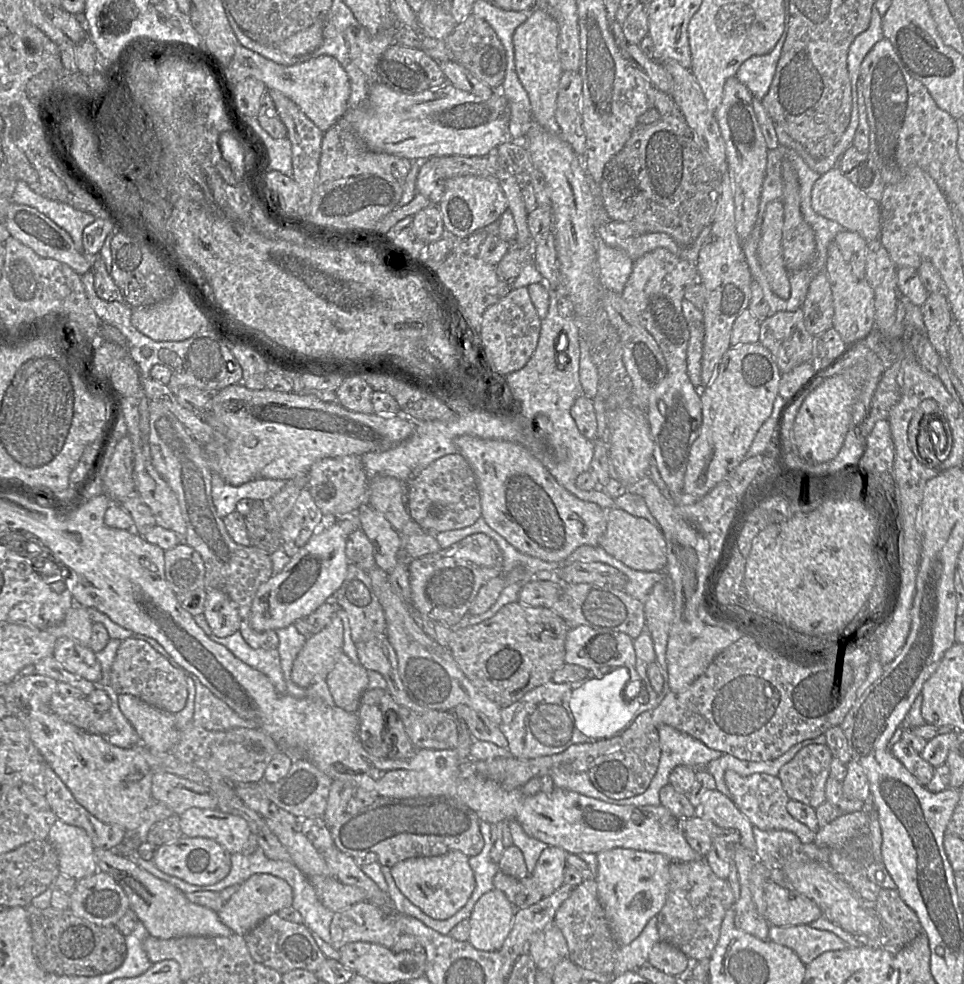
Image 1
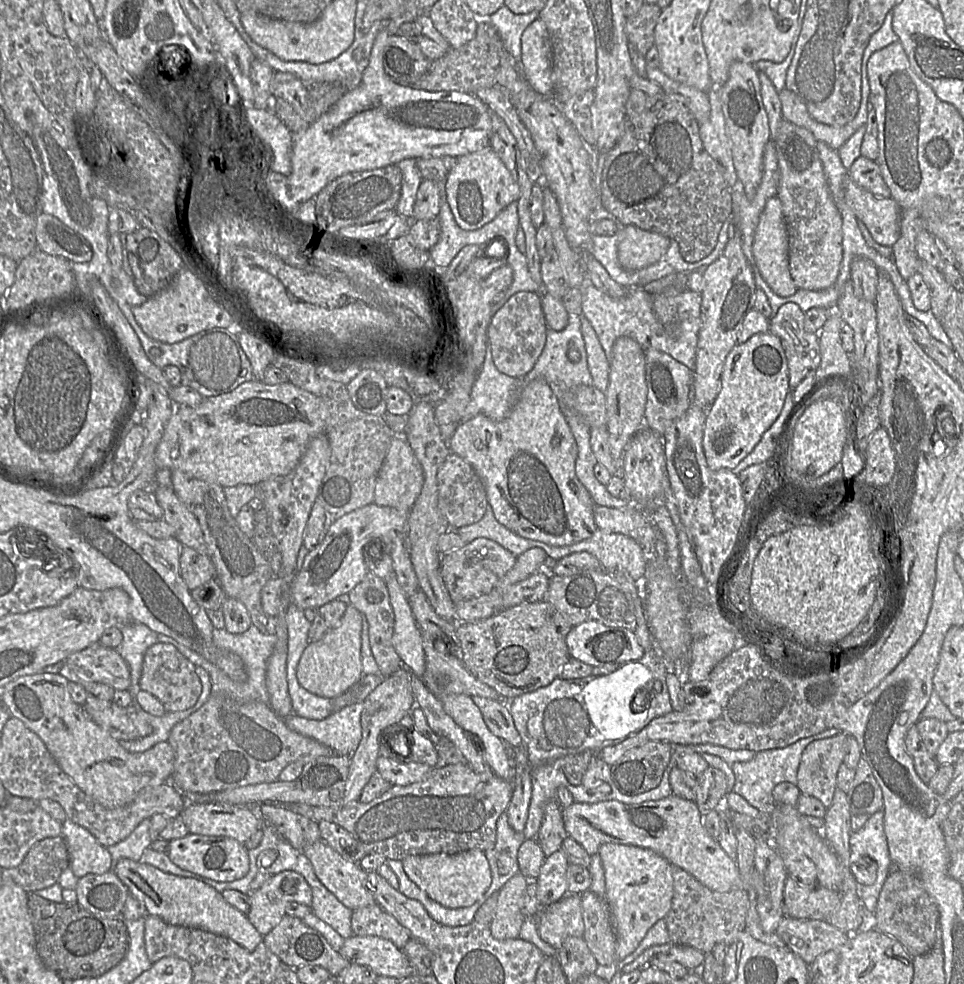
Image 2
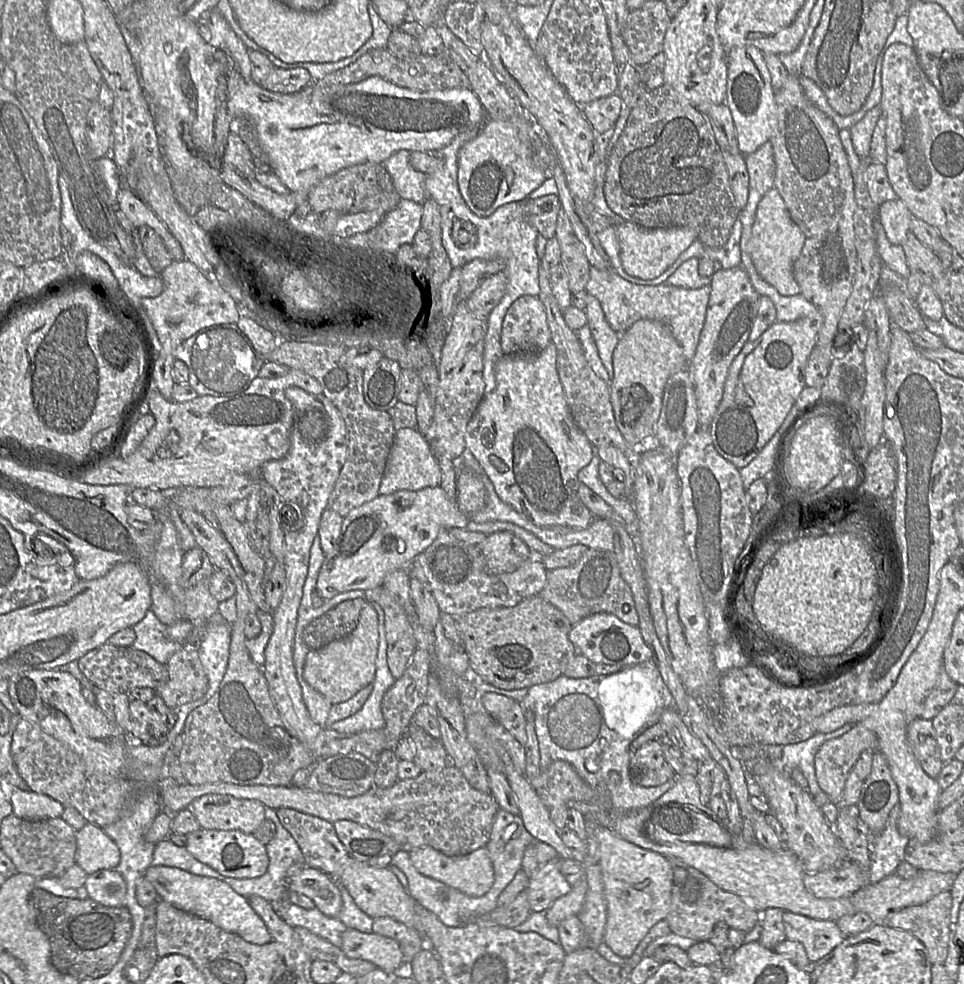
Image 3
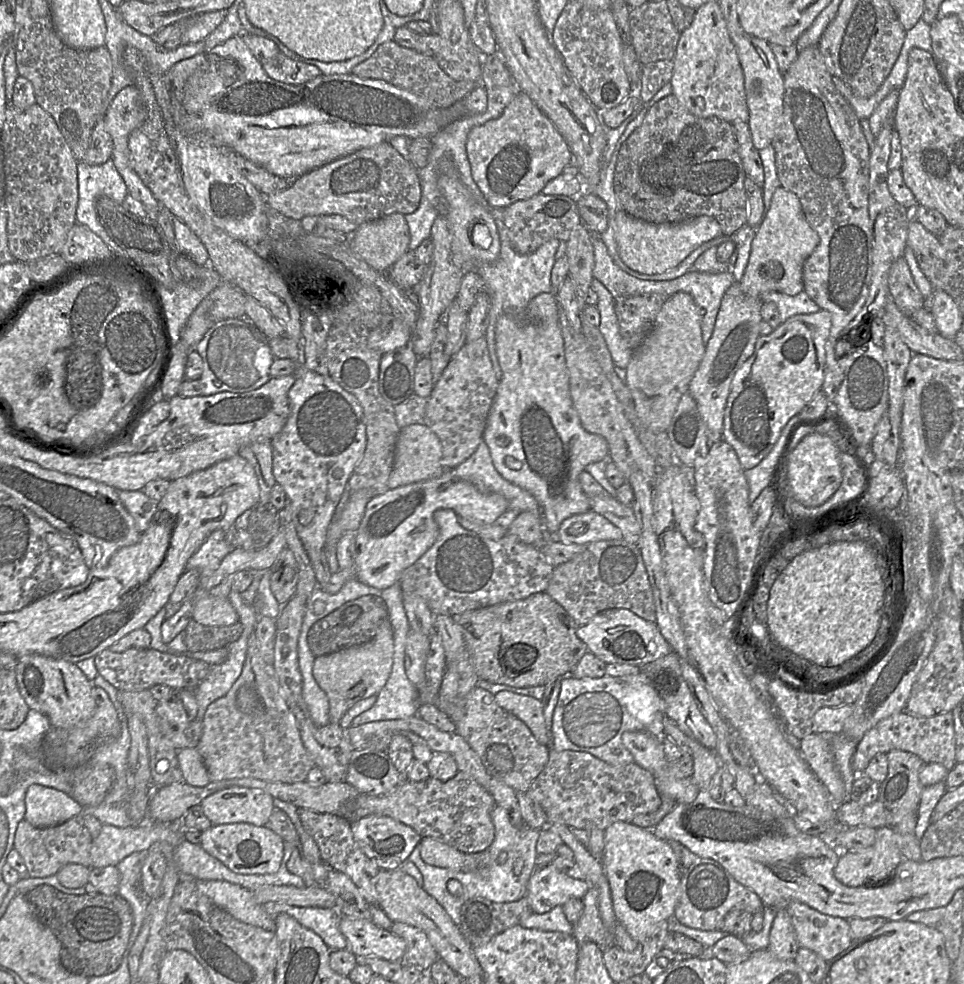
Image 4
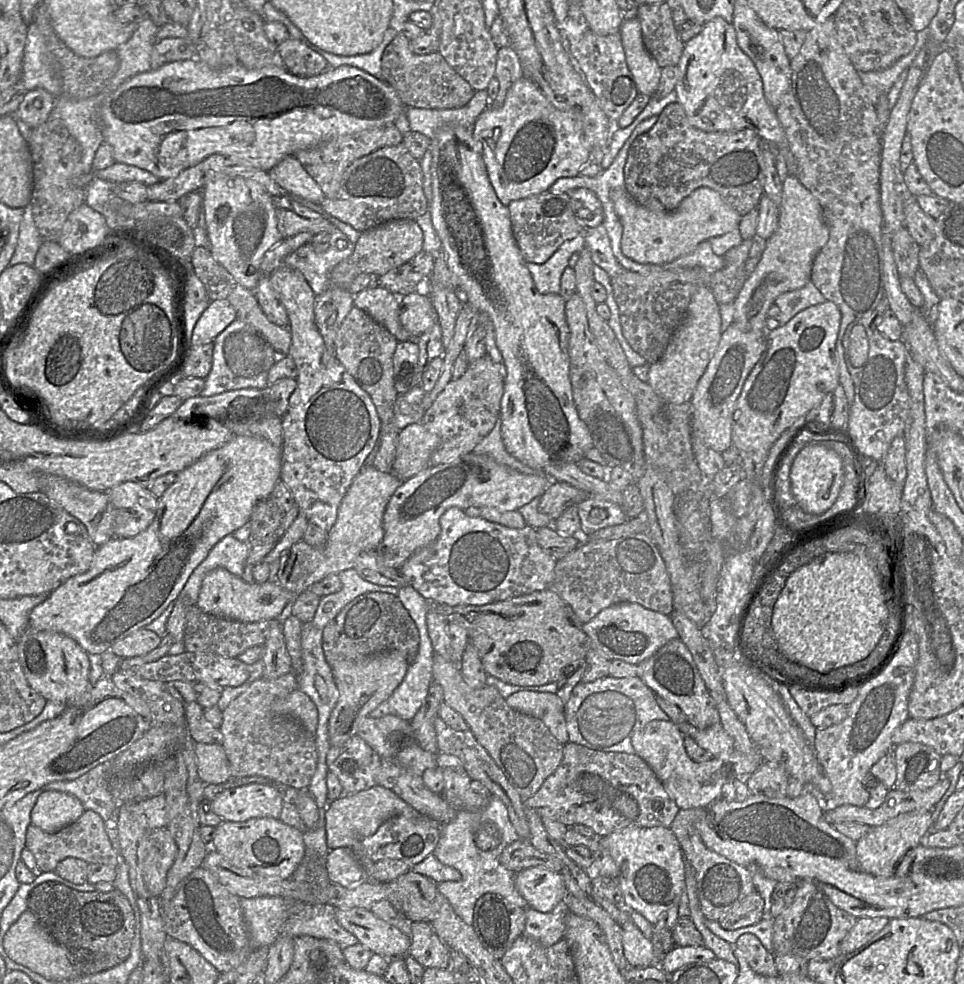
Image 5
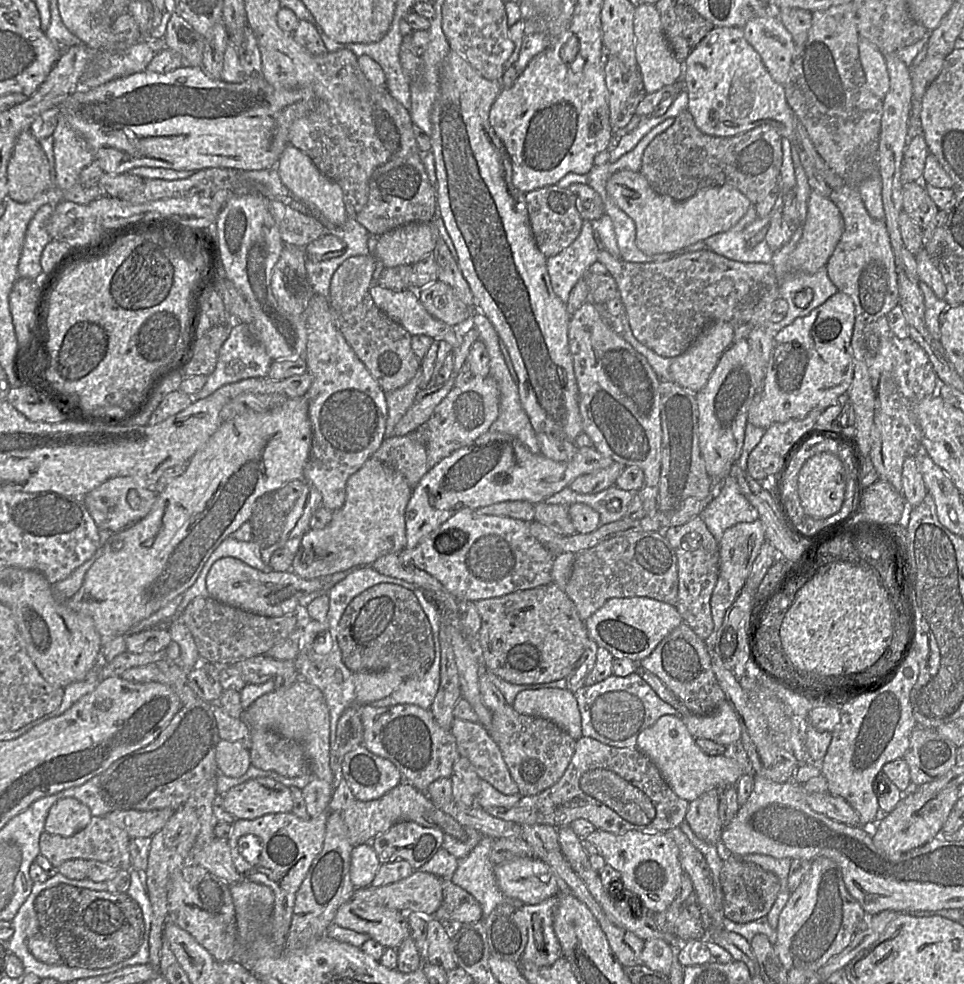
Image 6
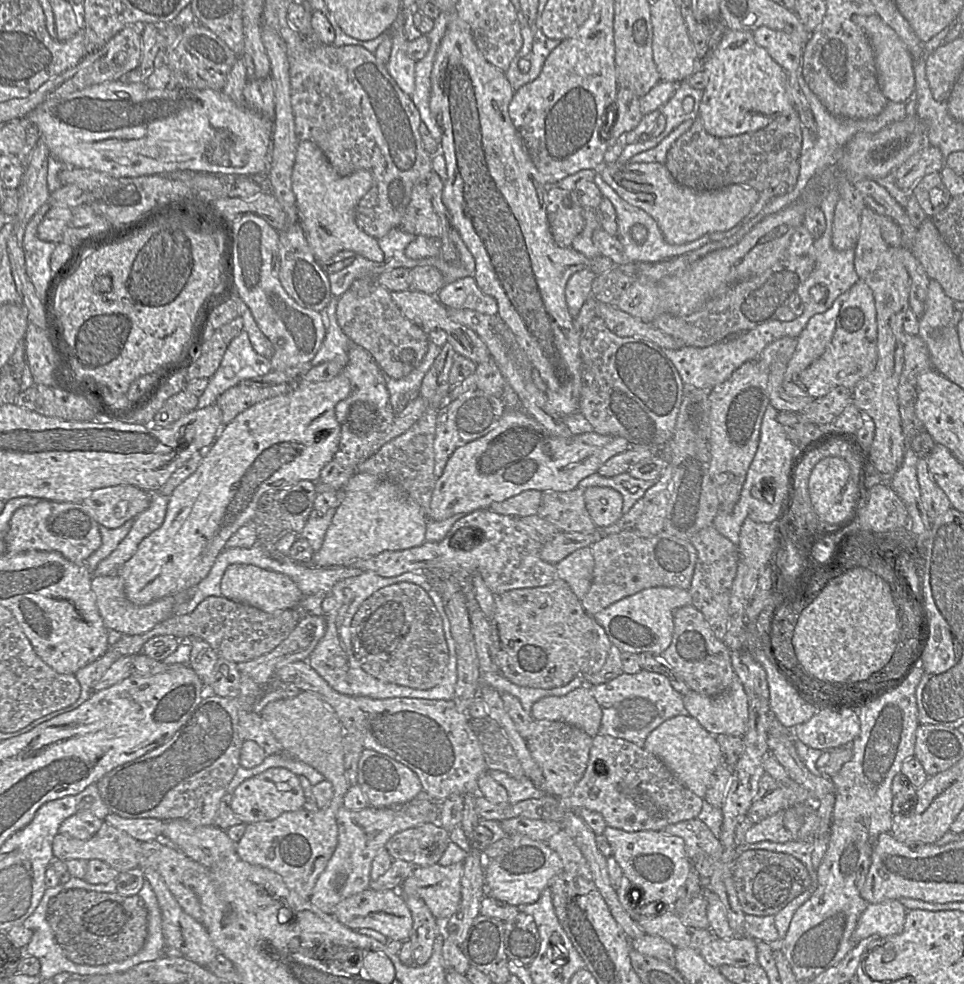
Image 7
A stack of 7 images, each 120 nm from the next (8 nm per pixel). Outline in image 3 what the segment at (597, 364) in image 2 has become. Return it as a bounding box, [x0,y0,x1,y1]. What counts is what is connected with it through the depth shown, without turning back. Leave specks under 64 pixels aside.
[585,296,621,383]

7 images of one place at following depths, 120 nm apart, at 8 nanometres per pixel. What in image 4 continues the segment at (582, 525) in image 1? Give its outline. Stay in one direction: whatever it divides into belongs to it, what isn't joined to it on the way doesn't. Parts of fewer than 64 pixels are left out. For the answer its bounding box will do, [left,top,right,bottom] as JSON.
[483,292,609,537]

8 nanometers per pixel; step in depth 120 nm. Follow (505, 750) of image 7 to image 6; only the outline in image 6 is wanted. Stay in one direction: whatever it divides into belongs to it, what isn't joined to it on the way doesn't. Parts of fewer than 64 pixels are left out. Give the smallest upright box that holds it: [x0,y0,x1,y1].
[450,719,519,795]

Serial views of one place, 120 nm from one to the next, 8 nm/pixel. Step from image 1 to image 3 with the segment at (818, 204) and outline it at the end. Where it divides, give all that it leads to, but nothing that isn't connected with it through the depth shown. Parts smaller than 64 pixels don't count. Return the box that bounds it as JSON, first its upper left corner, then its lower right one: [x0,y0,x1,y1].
[878,199,912,245]

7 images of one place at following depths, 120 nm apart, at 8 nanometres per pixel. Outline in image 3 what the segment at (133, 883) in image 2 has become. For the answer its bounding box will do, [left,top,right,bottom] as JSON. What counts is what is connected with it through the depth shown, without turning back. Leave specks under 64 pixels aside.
[143,865,272,945]

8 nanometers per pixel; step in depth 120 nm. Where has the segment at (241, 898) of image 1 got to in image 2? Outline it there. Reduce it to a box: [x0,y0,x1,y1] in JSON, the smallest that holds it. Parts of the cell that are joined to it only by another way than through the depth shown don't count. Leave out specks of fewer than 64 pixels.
[246,871,312,936]

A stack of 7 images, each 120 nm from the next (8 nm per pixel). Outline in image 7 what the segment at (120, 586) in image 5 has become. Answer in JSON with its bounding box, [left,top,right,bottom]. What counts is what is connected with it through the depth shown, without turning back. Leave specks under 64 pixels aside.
[118,373,350,605]

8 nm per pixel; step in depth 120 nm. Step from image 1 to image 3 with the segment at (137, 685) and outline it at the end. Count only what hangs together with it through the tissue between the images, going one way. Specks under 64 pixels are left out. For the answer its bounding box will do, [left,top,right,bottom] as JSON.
[155,646,207,708]

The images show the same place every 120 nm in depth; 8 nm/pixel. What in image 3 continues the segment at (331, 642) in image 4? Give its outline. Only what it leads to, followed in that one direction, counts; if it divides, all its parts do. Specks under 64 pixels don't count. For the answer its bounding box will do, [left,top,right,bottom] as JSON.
[303,598,366,650]

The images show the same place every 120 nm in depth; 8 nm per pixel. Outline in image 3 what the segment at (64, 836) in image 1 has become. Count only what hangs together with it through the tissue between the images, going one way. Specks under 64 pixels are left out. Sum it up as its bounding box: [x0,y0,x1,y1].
[75,823,120,875]

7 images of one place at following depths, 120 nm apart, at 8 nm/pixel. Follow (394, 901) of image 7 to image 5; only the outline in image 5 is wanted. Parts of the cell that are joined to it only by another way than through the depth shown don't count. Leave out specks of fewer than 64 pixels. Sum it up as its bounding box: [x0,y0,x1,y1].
[335,907,410,959]

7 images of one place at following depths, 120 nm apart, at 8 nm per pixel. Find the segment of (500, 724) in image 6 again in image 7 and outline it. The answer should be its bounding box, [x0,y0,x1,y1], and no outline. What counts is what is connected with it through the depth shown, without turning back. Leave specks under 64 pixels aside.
[525,719,593,796]

